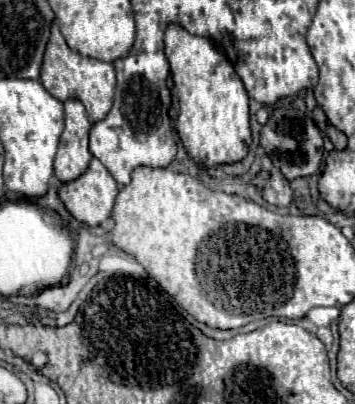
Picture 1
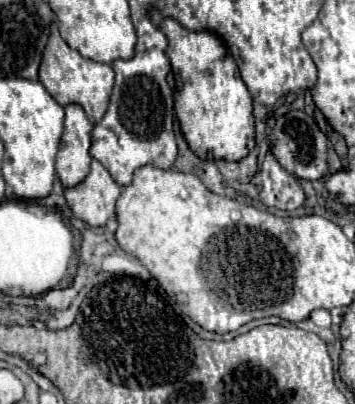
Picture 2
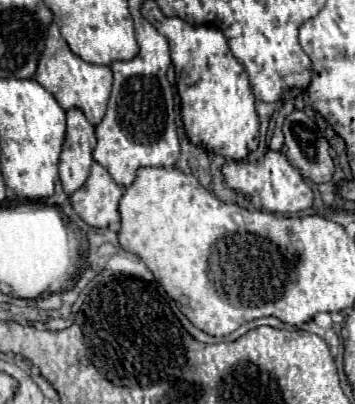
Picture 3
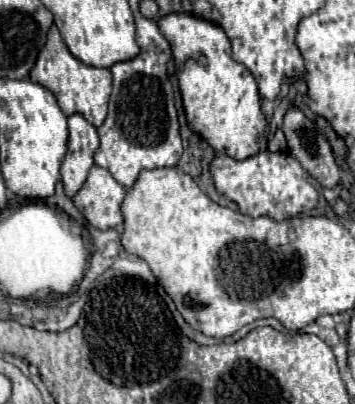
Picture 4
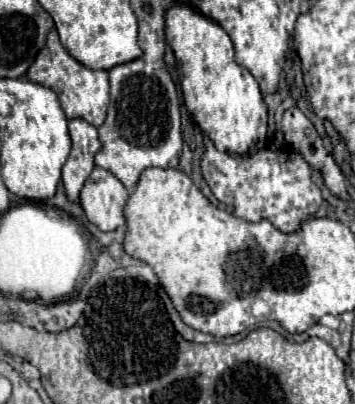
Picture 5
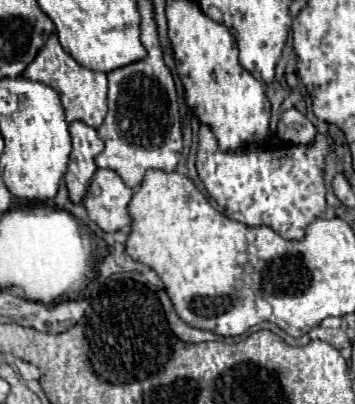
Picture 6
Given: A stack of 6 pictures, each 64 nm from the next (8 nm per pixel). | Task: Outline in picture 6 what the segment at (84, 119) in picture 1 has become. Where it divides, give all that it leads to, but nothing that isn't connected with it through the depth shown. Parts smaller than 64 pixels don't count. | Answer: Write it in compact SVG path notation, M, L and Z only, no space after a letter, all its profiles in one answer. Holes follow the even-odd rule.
M72 122L70 134L72 134L72 154L68 170L64 174L64 182L68 186L70 200L74 204L80 204L96 172L94 158L104 150L104 142L98 138L98 132L86 126L84 122Z

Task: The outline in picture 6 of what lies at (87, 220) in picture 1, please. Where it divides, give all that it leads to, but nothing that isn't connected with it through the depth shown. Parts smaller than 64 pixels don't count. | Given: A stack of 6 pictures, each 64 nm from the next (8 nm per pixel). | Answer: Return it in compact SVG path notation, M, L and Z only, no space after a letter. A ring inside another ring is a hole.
M98 170L90 182L84 206L90 220L104 232L118 232L132 224L128 214L132 194L132 188L128 188L114 170Z

